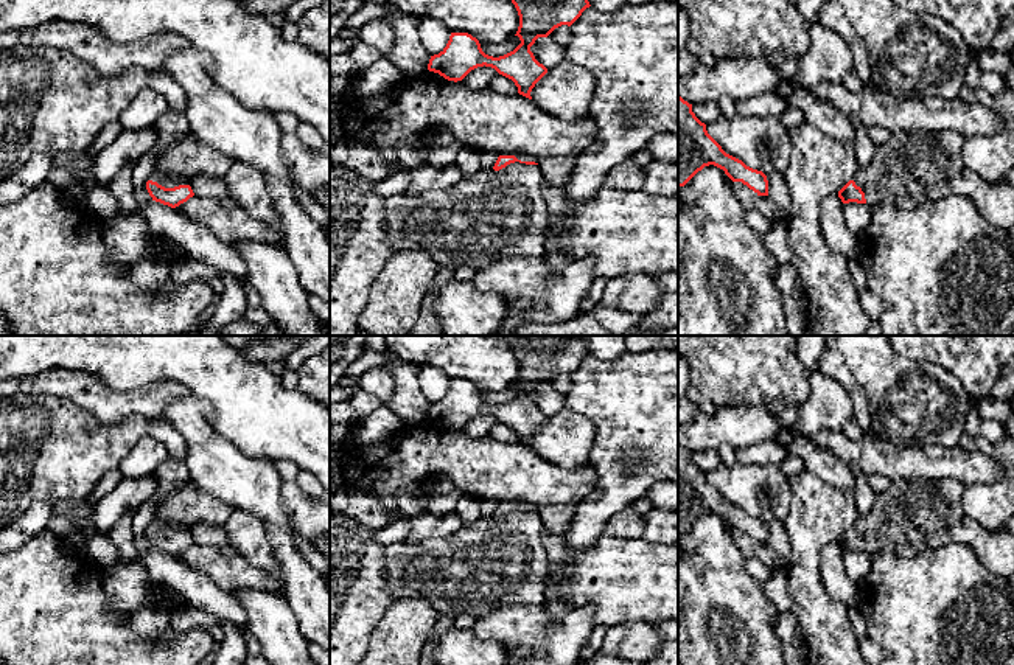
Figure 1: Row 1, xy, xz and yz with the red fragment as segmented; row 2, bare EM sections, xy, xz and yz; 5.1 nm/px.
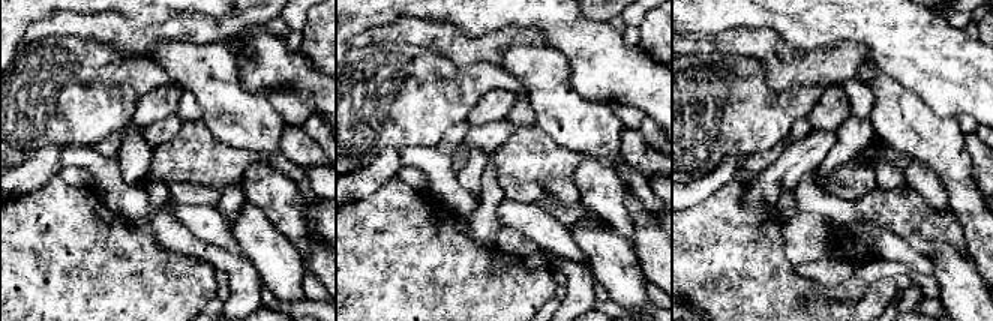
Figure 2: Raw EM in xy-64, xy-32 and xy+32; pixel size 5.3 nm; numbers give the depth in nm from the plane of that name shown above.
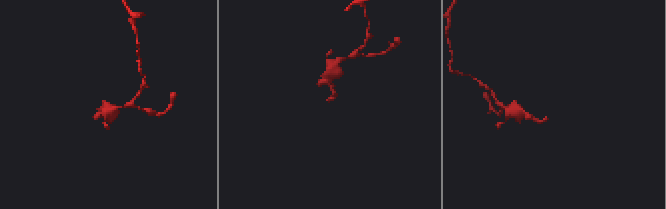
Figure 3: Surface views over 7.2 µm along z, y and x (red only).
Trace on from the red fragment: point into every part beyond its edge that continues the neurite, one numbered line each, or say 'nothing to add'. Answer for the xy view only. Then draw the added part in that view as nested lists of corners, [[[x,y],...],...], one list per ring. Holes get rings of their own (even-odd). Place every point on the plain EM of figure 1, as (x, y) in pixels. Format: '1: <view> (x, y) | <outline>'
1: xy (164, 529) | [[[152,521],[148,528],[157,530],[159,533],[162,533],[165,536],[174,536],[179,533],[190,533],[188,528],[171,528],[170,525],[157,522],[157,521]]]

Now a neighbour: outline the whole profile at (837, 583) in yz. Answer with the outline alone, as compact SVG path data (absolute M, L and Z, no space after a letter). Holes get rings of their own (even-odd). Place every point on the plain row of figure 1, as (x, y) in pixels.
M832 542L821 550L821 583L824 590L848 609L857 604L857 584L848 576L844 562L844 552L838 542Z

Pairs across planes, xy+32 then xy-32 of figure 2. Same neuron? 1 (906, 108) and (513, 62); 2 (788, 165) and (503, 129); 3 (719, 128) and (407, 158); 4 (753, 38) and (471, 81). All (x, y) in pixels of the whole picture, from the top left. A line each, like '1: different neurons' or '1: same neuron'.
1: same neuron
2: same neuron
3: different neurons
4: different neurons

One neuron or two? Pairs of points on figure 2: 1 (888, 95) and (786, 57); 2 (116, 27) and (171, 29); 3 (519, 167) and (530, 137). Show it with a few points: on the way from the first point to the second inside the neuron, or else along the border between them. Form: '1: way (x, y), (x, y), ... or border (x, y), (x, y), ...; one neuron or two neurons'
1: border (863, 56), (855, 75); two neurons
2: way (129, 35), (158, 33); one neuron
3: way (522, 159), (530, 152), (530, 144); one neuron

